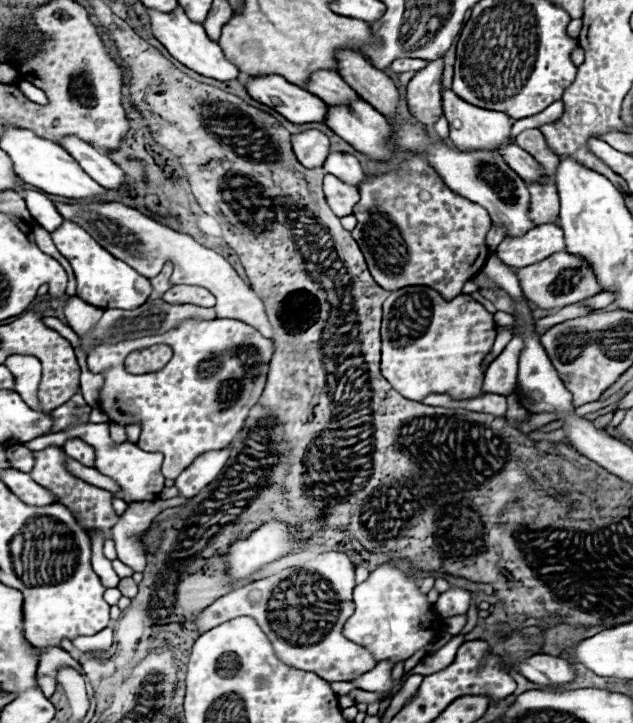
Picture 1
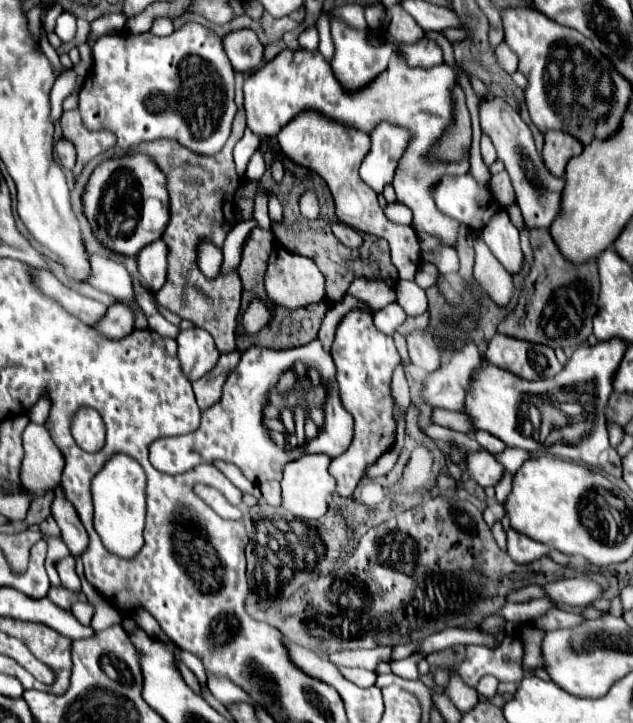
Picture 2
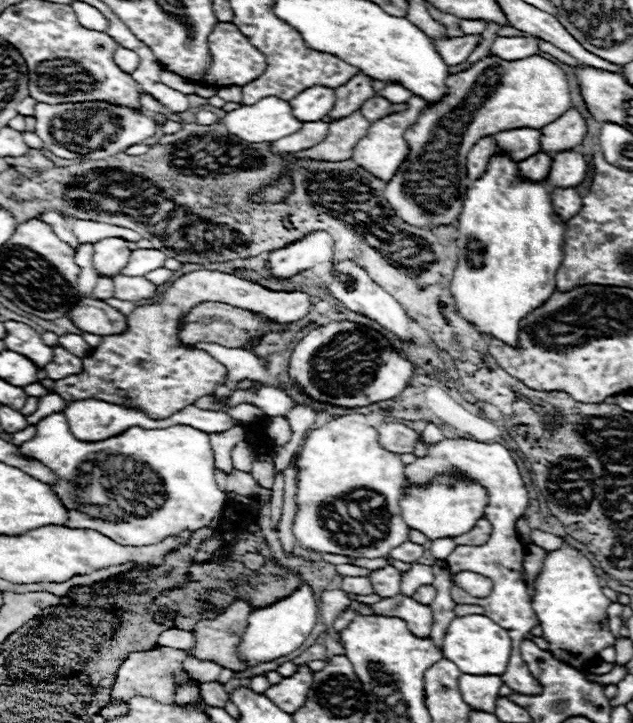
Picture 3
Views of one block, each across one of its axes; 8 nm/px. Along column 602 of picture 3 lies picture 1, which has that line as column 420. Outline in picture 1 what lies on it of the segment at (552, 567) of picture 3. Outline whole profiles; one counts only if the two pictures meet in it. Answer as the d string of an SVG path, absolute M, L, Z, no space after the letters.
M392 564L378 566L366 582L354 588L354 604L356 604L356 612L346 622L344 636L368 648L378 662L406 660L416 650L436 640L440 634L440 628L436 628L438 614L430 608L426 596L420 594L416 580L406 576Z

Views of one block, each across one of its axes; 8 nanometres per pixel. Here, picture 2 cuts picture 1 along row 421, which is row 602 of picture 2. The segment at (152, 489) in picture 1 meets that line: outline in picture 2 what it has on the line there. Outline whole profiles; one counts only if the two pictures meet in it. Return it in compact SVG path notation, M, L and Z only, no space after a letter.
M76 602L72 606L72 614L78 618L80 624L88 626L91 623L92 616L94 616L94 608L90 604L82 604L82 602Z

